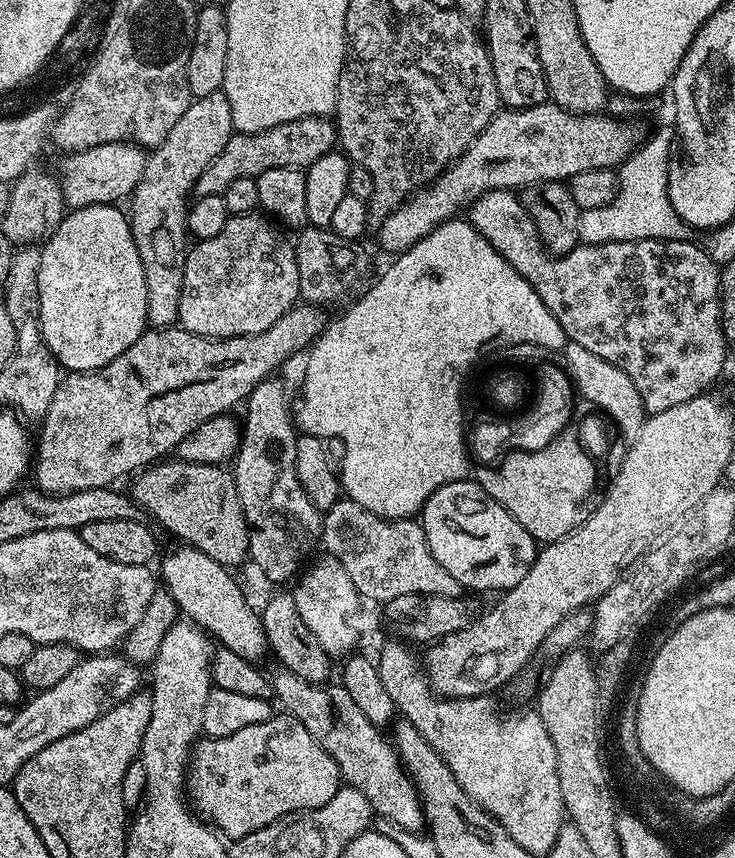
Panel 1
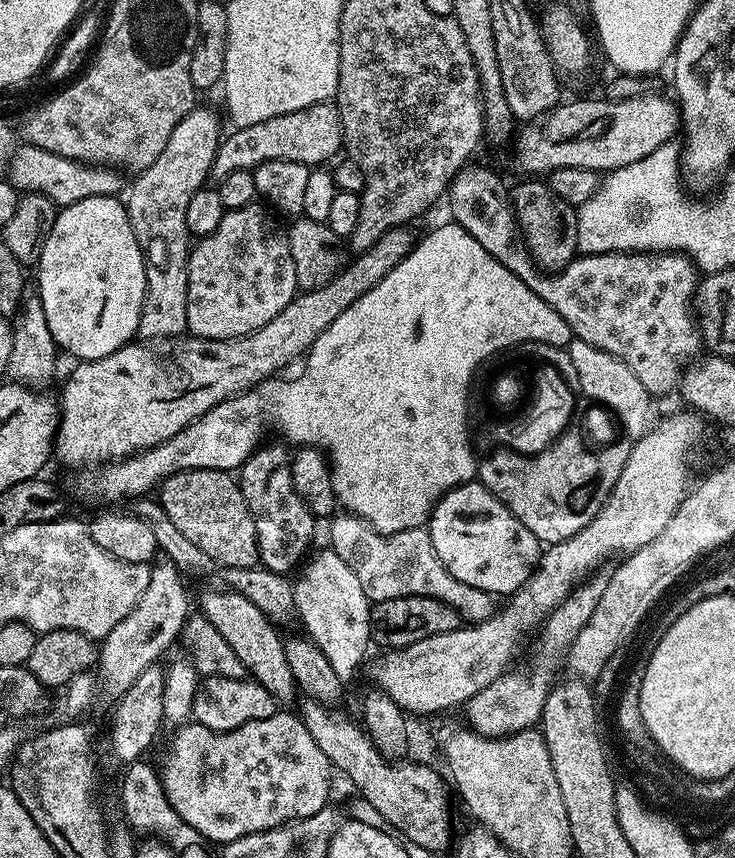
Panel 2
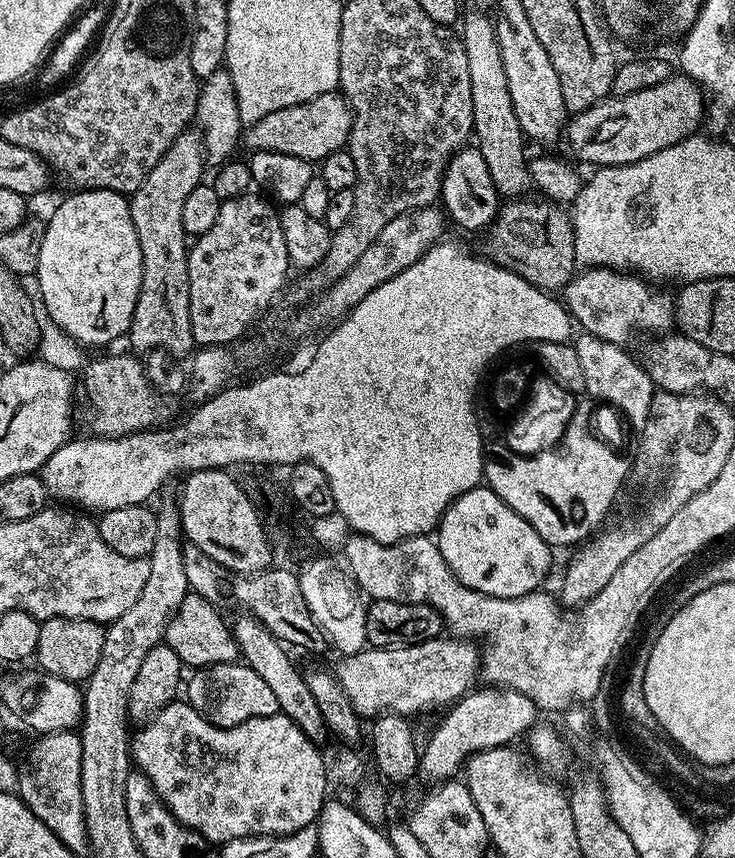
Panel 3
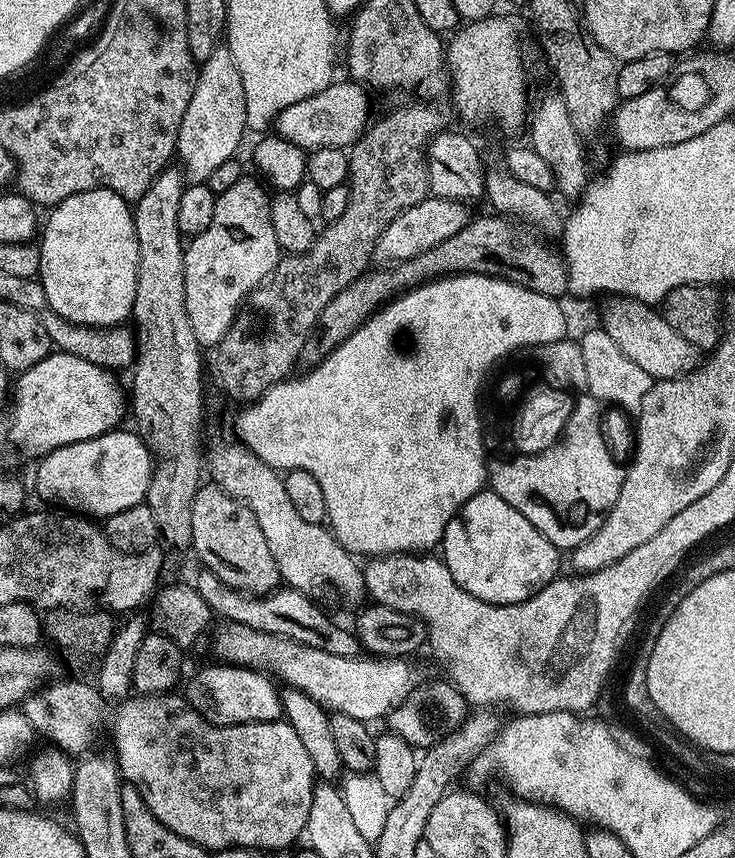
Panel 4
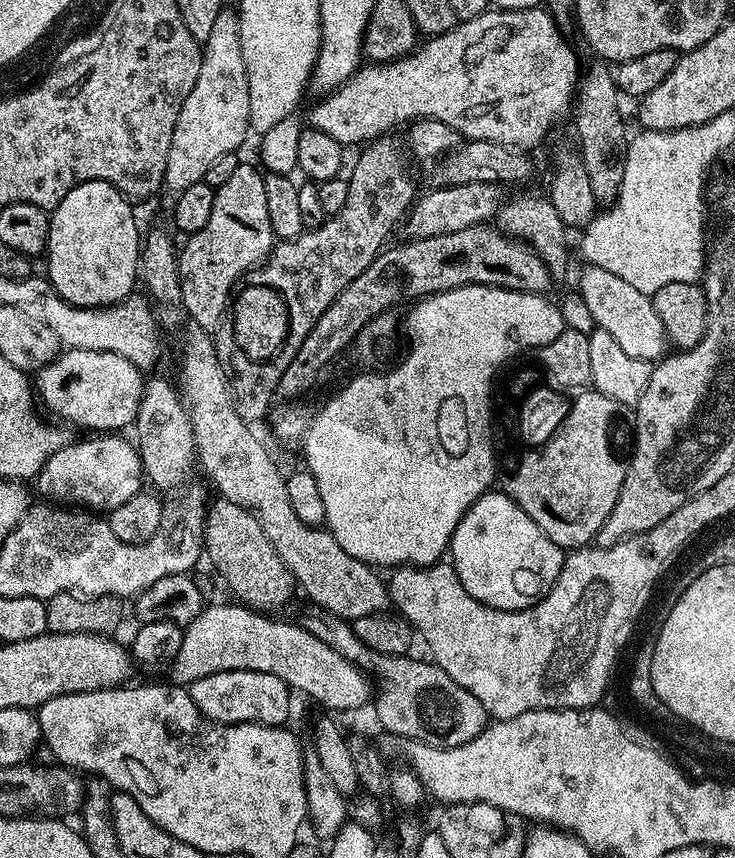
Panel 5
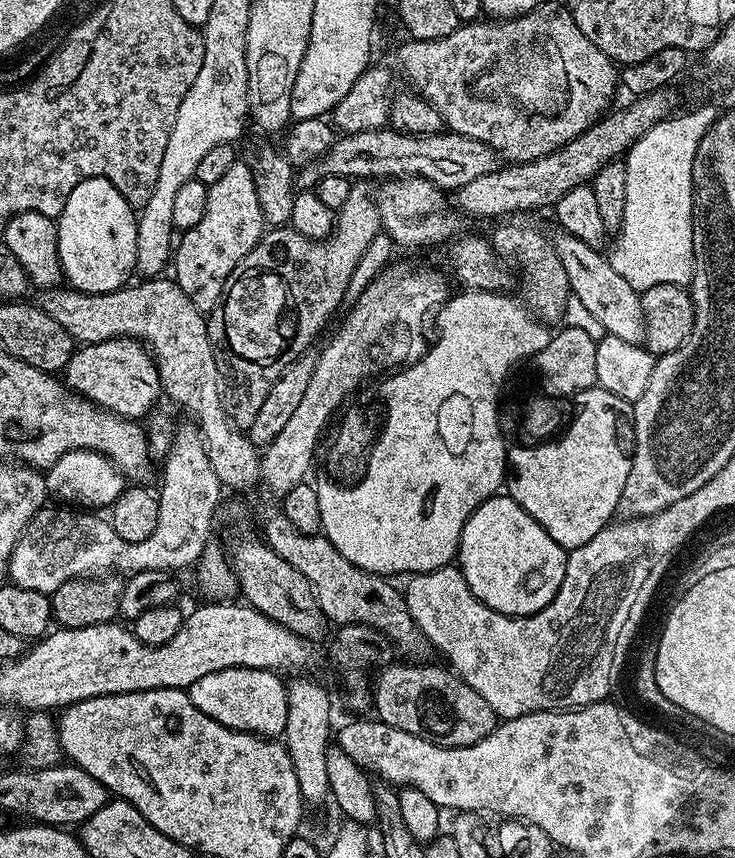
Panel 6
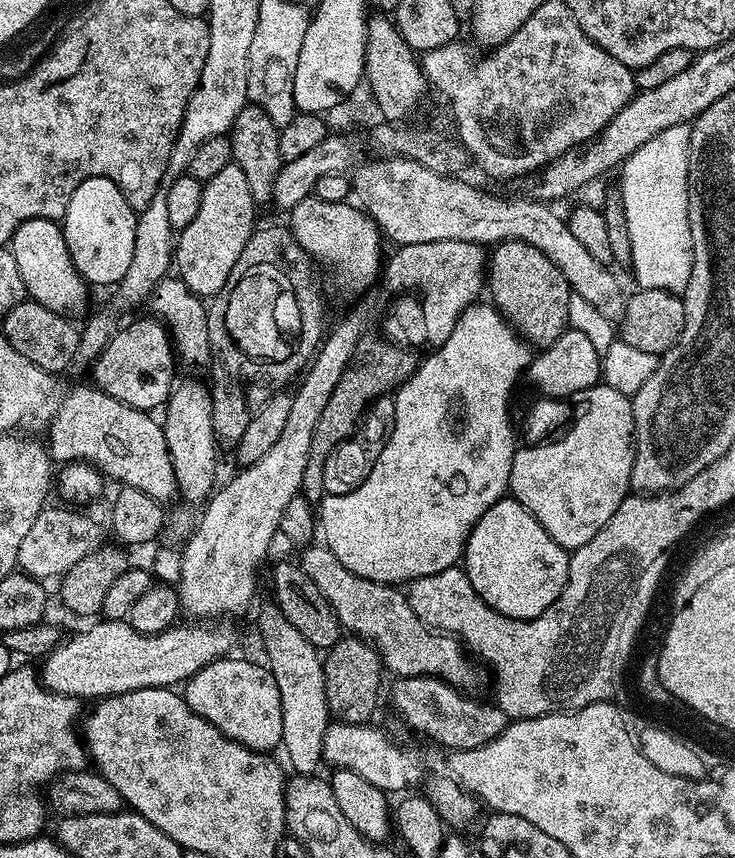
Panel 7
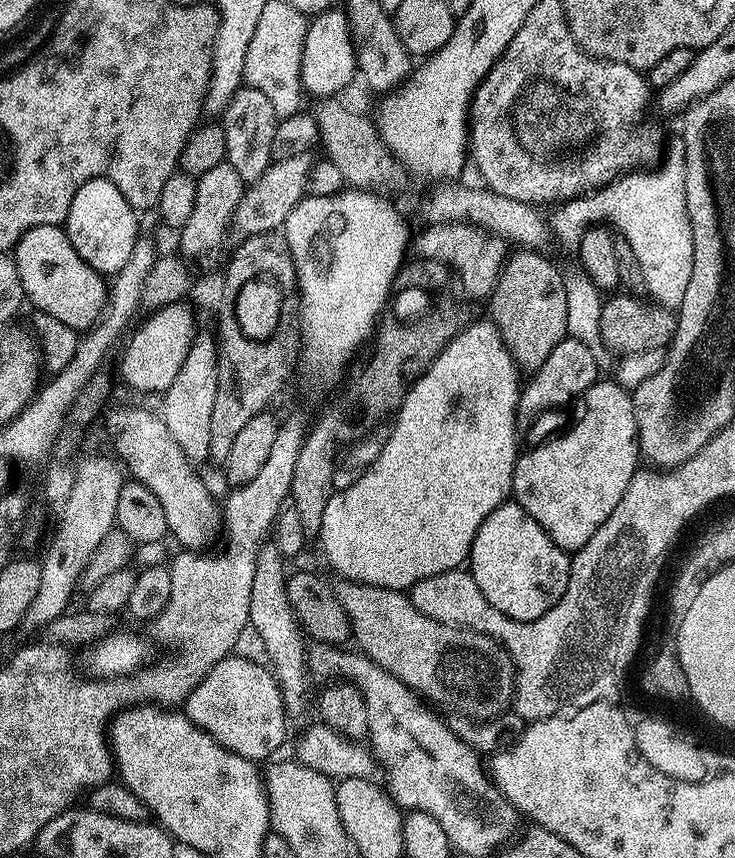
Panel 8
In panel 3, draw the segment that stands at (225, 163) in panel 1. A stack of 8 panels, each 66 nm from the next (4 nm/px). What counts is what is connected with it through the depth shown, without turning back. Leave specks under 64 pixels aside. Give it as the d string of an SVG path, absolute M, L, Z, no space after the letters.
M339 91L318 94L310 102L298 102L298 106L286 106L258 118L242 132L243 147L252 152L277 152L309 162L325 160L330 154L341 151L347 145L352 129L352 109Z

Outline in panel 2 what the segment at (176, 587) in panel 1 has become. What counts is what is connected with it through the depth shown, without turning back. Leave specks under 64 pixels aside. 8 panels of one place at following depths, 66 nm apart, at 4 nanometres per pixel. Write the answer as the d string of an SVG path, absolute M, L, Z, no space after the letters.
M223 586L215 587L201 594L199 611L222 634L231 650L238 654L239 661L251 679L270 690L277 702L294 699L298 696L298 689L294 674L290 674L290 665L286 662L285 637L280 636L276 629L279 627L266 614L262 614L262 610L258 610L250 598L242 598L242 594L229 592Z

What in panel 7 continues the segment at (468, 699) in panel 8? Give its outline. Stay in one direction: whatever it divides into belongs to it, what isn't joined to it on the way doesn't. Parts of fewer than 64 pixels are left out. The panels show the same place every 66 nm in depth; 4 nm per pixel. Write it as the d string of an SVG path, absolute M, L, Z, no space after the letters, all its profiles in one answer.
M316 542L311 546L305 547L304 552L298 558L298 565L314 580L316 586L326 598L326 602L333 608L334 614L340 623L341 629L347 630L353 636L359 636L360 639L368 641L377 652L380 653L380 659L383 667L388 668L393 673L393 677L402 676L439 676L447 684L452 684L455 688L468 690L476 680L476 668L471 664L469 653L457 637L451 634L445 634L435 631L424 624L418 614L408 604L408 597L399 587L382 582L374 582L370 578L362 578L358 574L348 572L338 558L323 543Z

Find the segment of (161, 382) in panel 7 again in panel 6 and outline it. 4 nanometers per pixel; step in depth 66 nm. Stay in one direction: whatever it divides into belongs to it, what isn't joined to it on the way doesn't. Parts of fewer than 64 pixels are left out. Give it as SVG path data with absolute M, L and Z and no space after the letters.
M120 336L117 340L77 347L62 371L62 379L79 396L84 396L92 404L103 408L105 412L113 412L128 420L139 421L147 417L156 406L154 405L156 400L162 396L159 370L151 352L141 341L134 340L131 336Z

